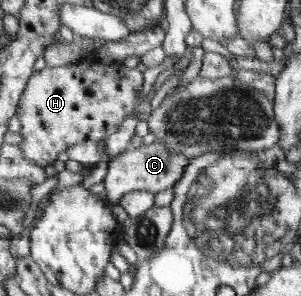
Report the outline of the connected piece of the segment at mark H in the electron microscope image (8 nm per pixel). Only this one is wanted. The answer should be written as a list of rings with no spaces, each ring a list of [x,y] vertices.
[[[80,60],[66,66],[45,66],[42,70],[36,71],[23,92],[17,112],[23,138],[19,146],[24,150],[24,158],[28,158],[28,161],[34,162],[37,166],[46,168],[53,165],[58,160],[58,156],[66,152],[70,146],[88,140],[102,144],[108,136],[116,134],[122,122],[132,114],[136,114],[140,121],[147,121],[153,113],[152,102],[148,100],[148,95],[138,97],[142,86],[144,86],[144,74],[140,70],[129,69],[118,63],[107,65],[100,61]]]

